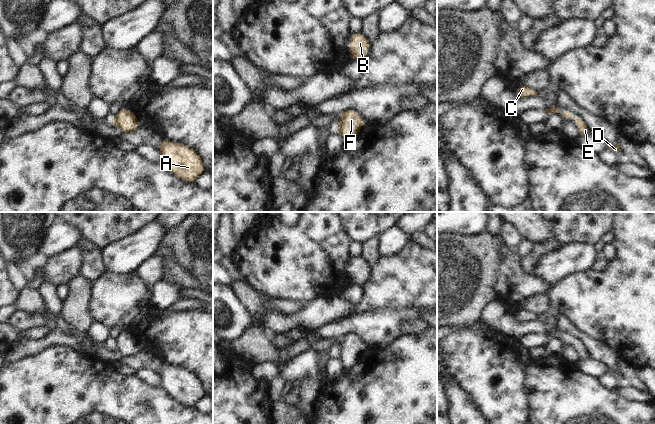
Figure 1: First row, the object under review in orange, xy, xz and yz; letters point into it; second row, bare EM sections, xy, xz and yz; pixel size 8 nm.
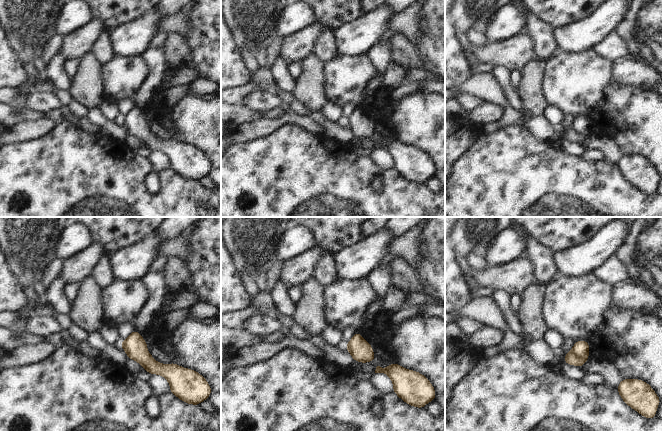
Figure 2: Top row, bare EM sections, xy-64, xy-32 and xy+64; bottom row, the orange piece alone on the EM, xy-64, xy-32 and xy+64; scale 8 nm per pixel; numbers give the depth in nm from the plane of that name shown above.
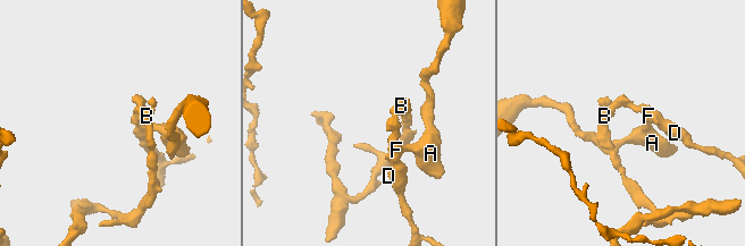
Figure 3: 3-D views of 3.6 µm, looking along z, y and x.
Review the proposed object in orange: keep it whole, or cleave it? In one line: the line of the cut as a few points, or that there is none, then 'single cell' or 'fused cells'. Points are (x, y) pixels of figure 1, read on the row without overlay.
cut in yz along (575, 343), (580, 344); fused cells

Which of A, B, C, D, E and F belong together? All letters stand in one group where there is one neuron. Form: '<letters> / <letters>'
A F / B C D E

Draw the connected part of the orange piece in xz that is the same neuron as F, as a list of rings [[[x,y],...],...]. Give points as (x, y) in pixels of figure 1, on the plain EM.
[[[346,334],[339,339],[337,356],[342,361],[344,367],[352,368],[355,366],[364,347],[364,344],[357,335]]]

